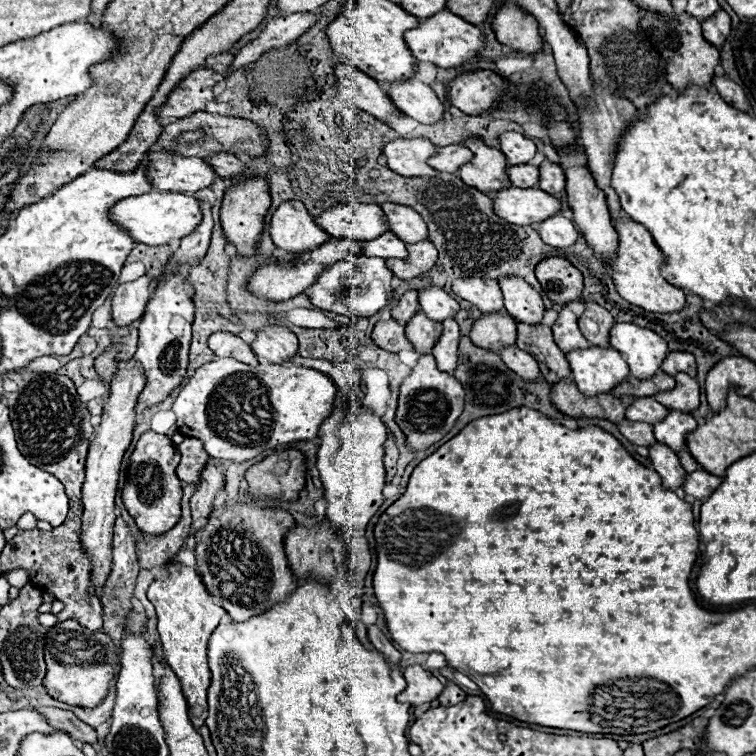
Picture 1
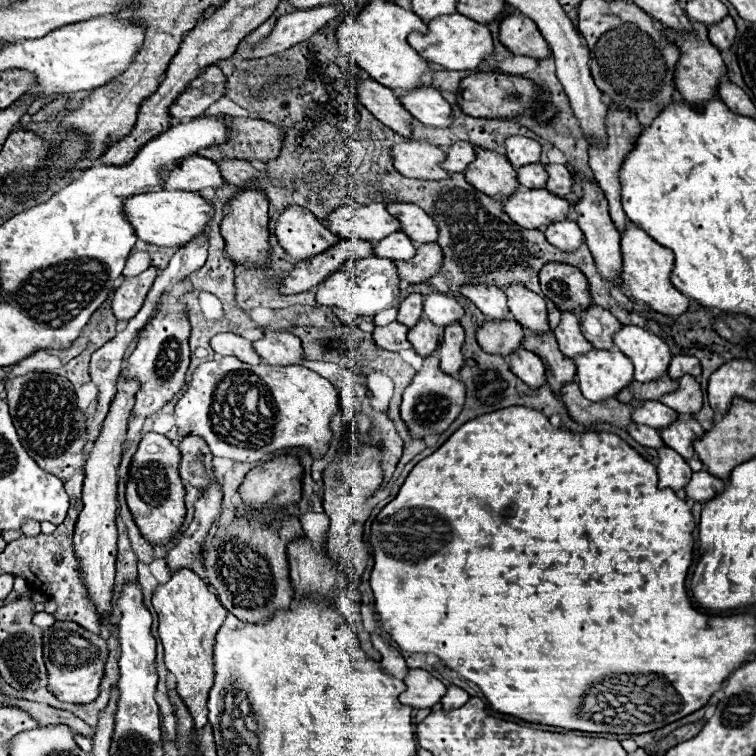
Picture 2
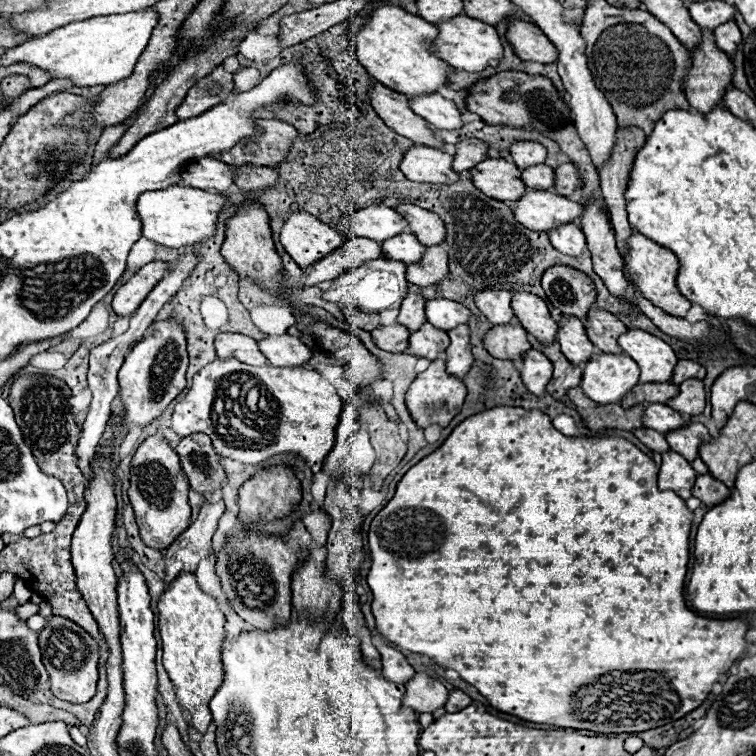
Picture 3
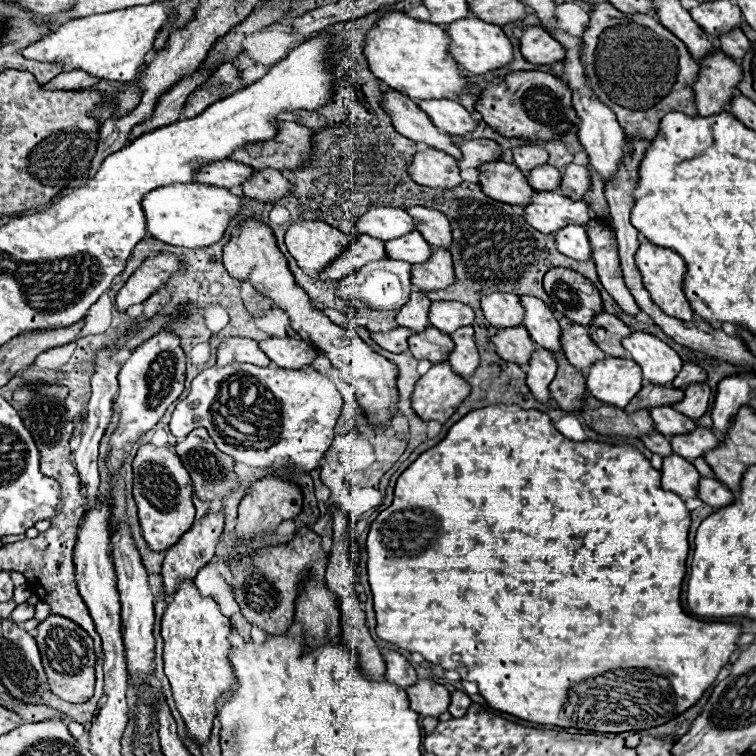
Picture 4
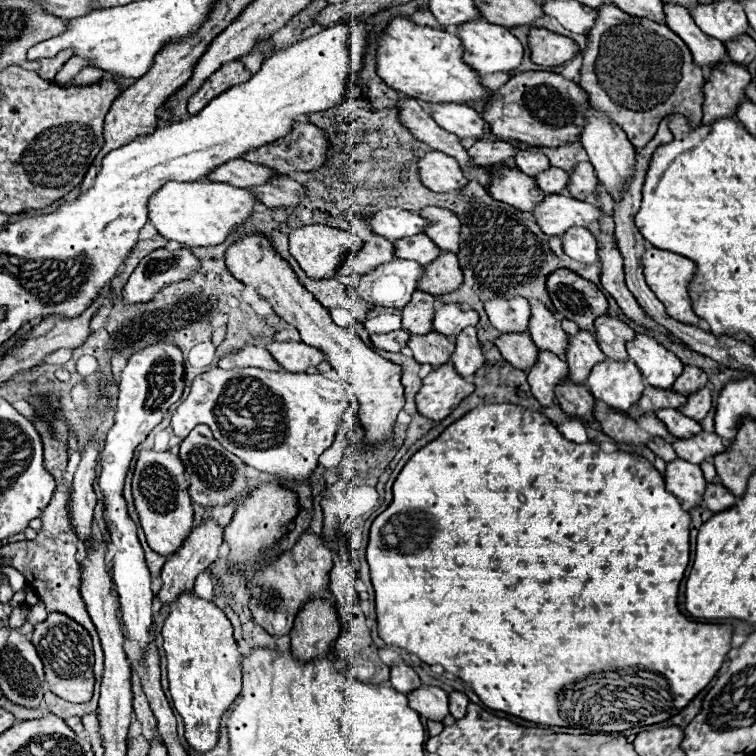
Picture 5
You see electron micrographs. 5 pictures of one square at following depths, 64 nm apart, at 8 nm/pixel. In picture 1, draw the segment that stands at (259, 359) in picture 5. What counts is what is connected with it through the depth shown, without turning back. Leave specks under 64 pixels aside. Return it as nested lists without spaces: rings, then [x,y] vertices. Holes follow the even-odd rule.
[[[216,332],[208,338],[210,350],[220,358],[236,358],[248,366],[256,366],[256,354],[250,350],[250,344],[240,340],[236,334],[230,332]]]

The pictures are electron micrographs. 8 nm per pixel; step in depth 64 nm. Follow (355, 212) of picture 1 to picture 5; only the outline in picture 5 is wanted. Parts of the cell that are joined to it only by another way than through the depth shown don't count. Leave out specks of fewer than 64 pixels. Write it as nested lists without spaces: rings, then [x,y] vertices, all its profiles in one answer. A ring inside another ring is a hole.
[[[384,208],[374,214],[370,224],[374,234],[384,236],[392,242],[398,238],[414,236],[414,234],[424,234],[426,226],[430,226],[430,222],[420,214],[414,214],[402,208]]]

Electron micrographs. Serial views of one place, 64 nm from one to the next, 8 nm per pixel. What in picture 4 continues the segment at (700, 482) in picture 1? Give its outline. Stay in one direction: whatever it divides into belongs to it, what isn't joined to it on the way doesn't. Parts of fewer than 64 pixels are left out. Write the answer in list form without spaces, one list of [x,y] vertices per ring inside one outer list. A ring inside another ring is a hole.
[[[702,478],[700,480],[700,490],[698,490],[698,496],[704,504],[712,506],[712,508],[722,508],[722,506],[728,506],[730,500],[734,500],[734,494],[718,480],[714,478]]]

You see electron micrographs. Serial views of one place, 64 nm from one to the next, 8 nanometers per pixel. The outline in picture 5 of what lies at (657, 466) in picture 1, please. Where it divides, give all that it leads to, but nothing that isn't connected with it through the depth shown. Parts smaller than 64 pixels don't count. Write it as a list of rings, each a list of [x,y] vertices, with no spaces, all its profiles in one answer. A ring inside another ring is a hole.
[[[674,460],[668,462],[666,468],[666,488],[682,502],[690,506],[700,506],[702,496],[706,492],[706,478],[700,470],[700,466],[684,462],[684,460]]]

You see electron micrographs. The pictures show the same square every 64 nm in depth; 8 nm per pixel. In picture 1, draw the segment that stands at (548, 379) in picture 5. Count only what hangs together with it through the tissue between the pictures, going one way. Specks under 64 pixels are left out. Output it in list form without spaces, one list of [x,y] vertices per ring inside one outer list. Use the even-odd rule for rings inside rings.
[[[508,346],[508,348],[504,348],[504,350],[500,352],[500,356],[502,356],[504,364],[506,364],[510,370],[514,370],[520,378],[530,380],[530,382],[534,382],[534,380],[540,378],[538,362],[536,362],[534,356],[528,354],[526,350],[520,350],[520,348],[516,348],[516,346]]]

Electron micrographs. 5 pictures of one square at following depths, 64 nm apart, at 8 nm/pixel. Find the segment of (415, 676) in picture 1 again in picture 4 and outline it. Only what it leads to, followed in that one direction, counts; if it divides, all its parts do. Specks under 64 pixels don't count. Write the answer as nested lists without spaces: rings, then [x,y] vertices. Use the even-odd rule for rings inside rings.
[[[418,680],[406,692],[408,692],[410,708],[414,712],[418,712],[420,716],[438,718],[442,712],[448,710],[450,692],[444,686],[440,686],[440,684],[434,684],[430,680]]]

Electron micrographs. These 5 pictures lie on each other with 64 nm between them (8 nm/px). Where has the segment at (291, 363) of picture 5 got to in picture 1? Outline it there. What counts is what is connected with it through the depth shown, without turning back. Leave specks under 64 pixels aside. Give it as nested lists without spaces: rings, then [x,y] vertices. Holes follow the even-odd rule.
[[[266,326],[256,330],[258,336],[250,344],[256,356],[266,358],[270,364],[284,364],[298,354],[298,338],[282,326]]]

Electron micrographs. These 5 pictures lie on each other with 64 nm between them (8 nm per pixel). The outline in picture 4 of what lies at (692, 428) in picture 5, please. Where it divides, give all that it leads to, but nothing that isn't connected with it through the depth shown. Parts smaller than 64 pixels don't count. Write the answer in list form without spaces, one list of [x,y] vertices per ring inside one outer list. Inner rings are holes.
[[[656,406],[650,408],[650,414],[654,418],[654,426],[658,432],[664,436],[678,436],[678,434],[688,434],[696,430],[696,422],[690,420],[688,416],[676,412],[670,406]]]

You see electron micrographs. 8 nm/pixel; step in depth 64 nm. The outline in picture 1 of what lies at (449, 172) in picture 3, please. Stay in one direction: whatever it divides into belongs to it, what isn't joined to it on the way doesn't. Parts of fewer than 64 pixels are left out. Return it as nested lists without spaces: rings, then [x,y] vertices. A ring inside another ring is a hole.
[[[398,138],[384,146],[386,164],[400,176],[436,176],[438,172],[428,166],[428,158],[436,154],[436,146],[426,138]]]

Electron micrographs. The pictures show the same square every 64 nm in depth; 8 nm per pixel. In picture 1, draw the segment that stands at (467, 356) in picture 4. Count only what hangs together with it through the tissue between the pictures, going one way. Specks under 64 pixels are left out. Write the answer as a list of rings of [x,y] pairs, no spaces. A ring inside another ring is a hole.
[[[446,320],[442,322],[444,330],[440,340],[436,342],[436,346],[432,348],[432,356],[438,362],[438,370],[442,372],[454,372],[454,368],[458,366],[458,342],[460,342],[460,328],[456,324],[456,320]]]

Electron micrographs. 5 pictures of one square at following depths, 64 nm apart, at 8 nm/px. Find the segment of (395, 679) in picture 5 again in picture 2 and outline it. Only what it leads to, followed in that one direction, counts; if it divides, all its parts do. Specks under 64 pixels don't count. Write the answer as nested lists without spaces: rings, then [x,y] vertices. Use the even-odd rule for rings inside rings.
[[[372,634],[372,644],[378,648],[378,652],[382,654],[382,668],[384,672],[388,672],[390,676],[398,678],[398,680],[404,680],[406,674],[408,674],[408,666],[406,666],[406,660],[402,658],[402,654],[398,650],[394,650],[392,646],[388,646],[378,634]]]

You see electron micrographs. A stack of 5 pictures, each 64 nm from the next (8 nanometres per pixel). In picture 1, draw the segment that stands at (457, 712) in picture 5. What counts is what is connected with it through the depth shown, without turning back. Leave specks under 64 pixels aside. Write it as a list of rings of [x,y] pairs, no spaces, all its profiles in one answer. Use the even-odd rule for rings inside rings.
[[[448,682],[444,692],[438,696],[438,700],[442,706],[454,706],[454,704],[460,704],[466,700],[466,692],[460,686],[456,686],[454,682]]]

